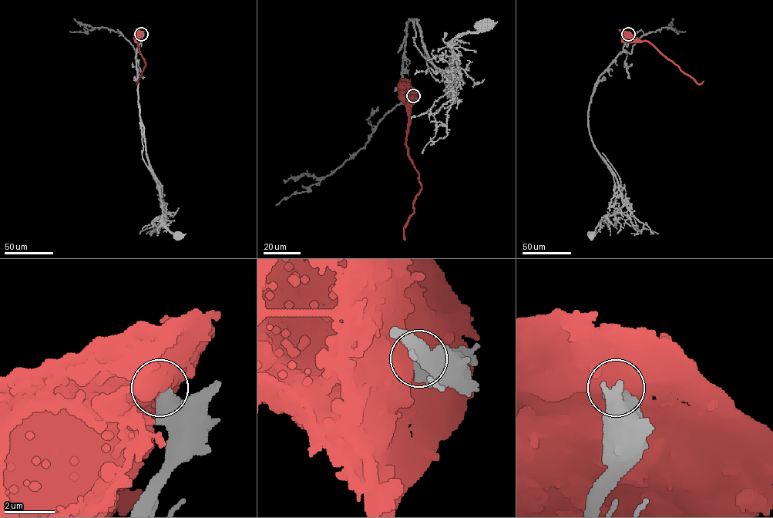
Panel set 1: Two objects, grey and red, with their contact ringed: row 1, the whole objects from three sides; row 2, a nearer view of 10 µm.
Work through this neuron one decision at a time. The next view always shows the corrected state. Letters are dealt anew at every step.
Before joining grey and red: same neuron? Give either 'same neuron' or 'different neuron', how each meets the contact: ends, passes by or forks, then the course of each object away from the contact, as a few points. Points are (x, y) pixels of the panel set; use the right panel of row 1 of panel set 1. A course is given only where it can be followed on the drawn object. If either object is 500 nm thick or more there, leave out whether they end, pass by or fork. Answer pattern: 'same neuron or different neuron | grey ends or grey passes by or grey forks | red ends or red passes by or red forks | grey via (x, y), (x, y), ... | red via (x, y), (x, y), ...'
different neuron | grey via (628, 34), (623, 50), (596, 83), (588, 111), (593, 146), (616, 177), (623, 205), (605, 216), (590, 235) | red via (628, 34), (641, 41), (650, 42), (697, 83), (704, 81)

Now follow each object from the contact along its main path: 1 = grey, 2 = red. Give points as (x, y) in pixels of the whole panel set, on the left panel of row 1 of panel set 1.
1: (141, 34), (136, 62), (138, 102), (146, 155), (162, 190), (166, 213), (162, 222), (171, 232), (179, 235)
2: (141, 34), (138, 47), (146, 65), (137, 81)

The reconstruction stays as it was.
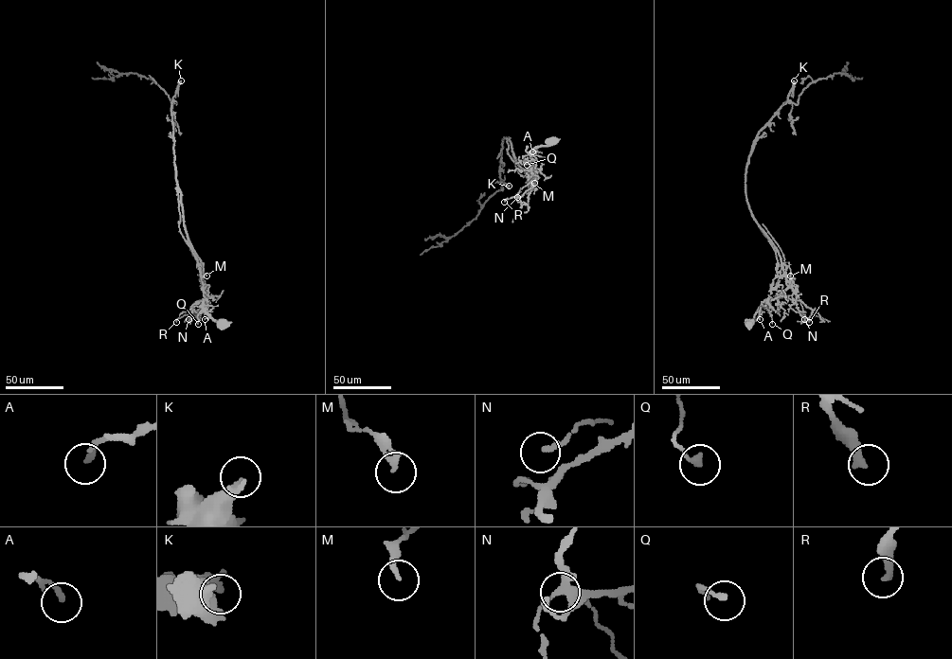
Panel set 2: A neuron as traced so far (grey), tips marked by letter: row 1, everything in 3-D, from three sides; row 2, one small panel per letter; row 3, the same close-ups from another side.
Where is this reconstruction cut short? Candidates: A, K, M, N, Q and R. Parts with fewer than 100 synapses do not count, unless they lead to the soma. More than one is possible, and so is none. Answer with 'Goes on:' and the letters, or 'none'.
Goes on: K

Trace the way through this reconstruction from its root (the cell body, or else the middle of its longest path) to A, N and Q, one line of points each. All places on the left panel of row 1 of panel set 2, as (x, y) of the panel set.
A: (223, 323), (215, 321), (204, 308), (204, 312), (208, 316), (205, 319)
N: (223, 323), (215, 321), (203, 307), (203, 301), (207, 294), (200, 303), (197, 314), (188, 319)
Q: (223, 323), (215, 321), (205, 311), (203, 300), (192, 306), (198, 324)

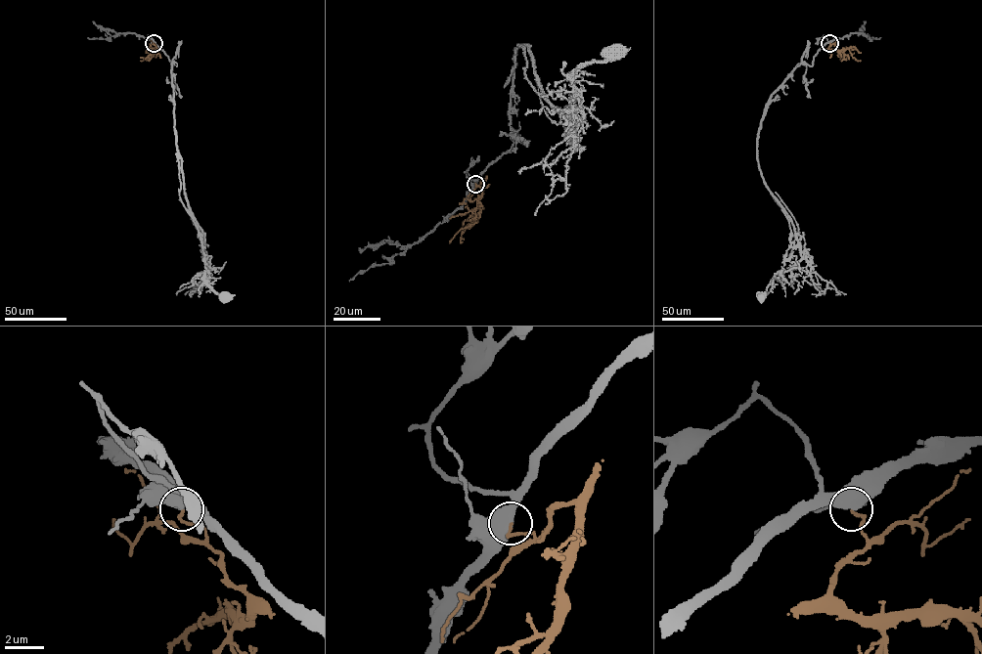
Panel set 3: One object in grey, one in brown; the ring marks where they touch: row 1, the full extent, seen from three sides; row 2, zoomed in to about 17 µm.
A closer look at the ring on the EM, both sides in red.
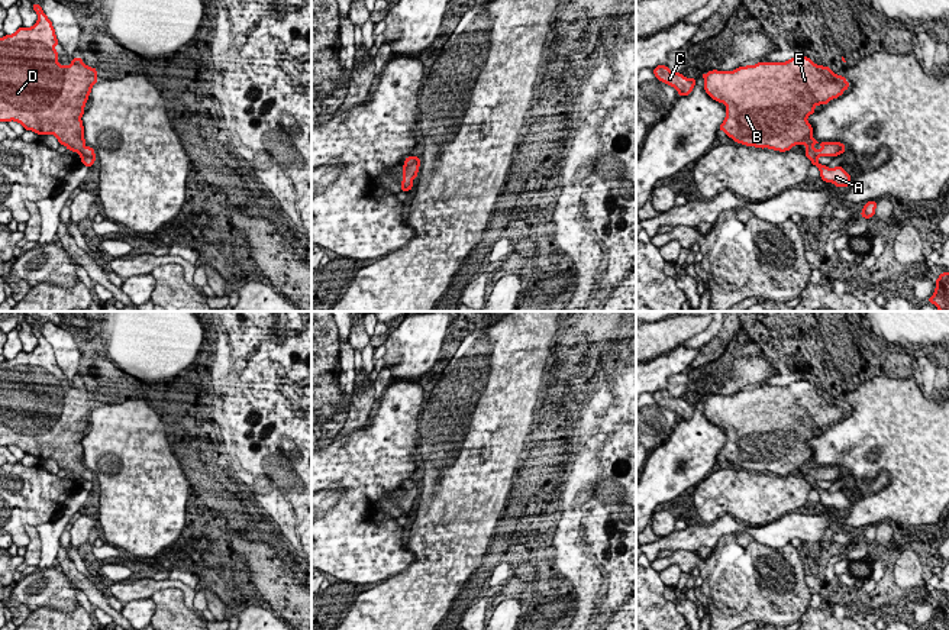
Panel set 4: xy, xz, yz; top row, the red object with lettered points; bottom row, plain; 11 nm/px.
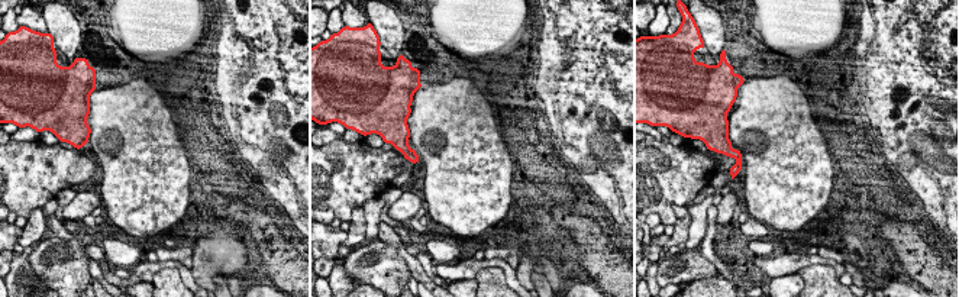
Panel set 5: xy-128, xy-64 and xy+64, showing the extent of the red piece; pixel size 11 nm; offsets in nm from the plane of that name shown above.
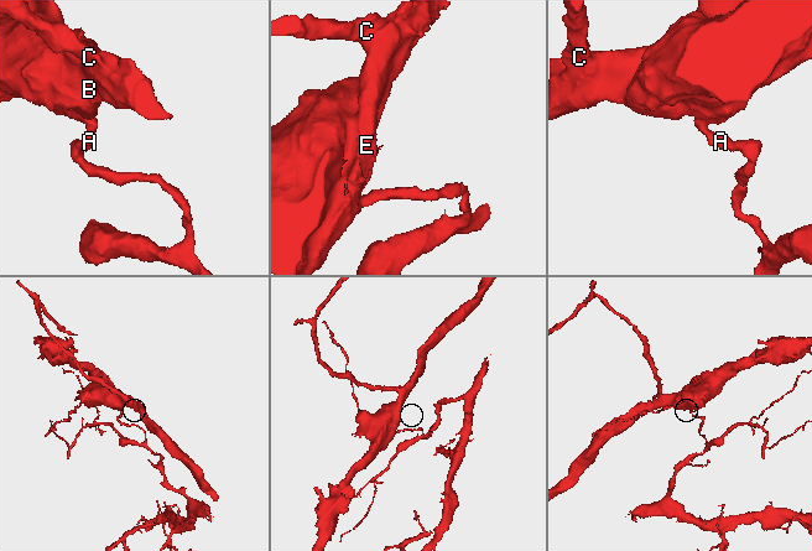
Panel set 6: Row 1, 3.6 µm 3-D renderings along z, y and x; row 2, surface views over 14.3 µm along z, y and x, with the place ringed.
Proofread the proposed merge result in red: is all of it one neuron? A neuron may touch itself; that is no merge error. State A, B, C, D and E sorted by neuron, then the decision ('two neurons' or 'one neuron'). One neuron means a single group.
A / B C D E | two neurons

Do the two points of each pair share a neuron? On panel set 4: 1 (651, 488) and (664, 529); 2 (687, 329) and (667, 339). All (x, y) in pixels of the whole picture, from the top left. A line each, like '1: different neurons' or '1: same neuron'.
1: different neurons
2: same neuron

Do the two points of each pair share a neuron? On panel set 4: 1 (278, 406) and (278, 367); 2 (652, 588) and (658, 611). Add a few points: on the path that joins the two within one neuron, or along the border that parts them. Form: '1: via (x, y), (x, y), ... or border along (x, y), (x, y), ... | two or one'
1: border along (276, 377), (280, 383), (287, 383) | two
2: via (652, 594), (652, 606) | one

